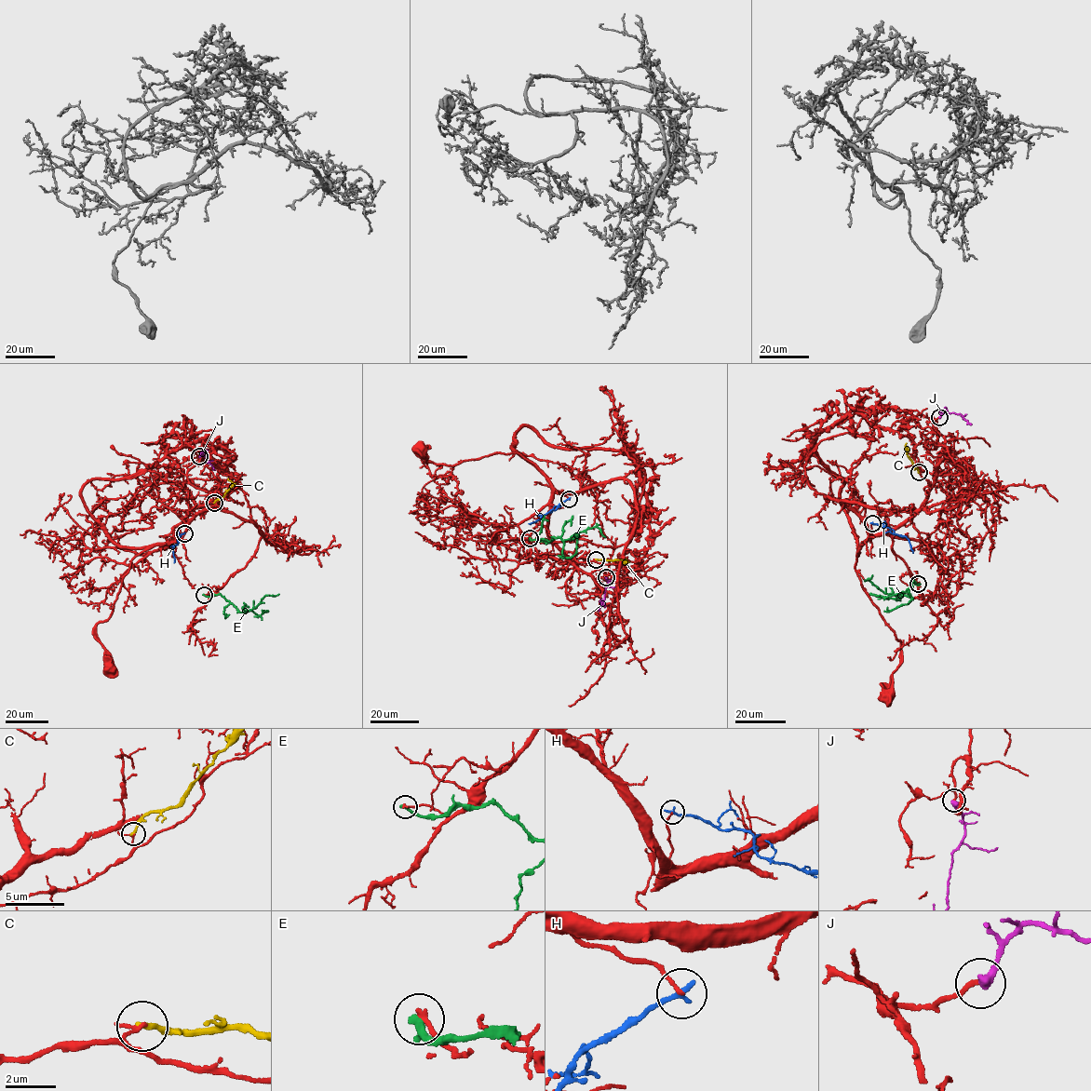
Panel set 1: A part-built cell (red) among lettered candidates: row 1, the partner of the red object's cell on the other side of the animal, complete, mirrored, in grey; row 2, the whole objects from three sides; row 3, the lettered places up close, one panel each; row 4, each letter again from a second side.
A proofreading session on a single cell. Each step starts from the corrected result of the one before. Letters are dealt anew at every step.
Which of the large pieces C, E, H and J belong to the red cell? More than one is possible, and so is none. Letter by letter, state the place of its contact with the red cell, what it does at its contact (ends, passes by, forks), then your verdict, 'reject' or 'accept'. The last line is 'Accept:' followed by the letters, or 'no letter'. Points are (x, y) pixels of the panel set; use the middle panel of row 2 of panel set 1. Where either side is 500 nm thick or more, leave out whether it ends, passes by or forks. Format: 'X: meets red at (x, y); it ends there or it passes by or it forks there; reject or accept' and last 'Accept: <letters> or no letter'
C: meets red at (596, 559); it ends there; reject
E: meets red at (530, 538); it ends there; reject
H: meets red at (569, 499); it ends there; reject
J: meets red at (606, 577); it ends there; accept
Accept: J

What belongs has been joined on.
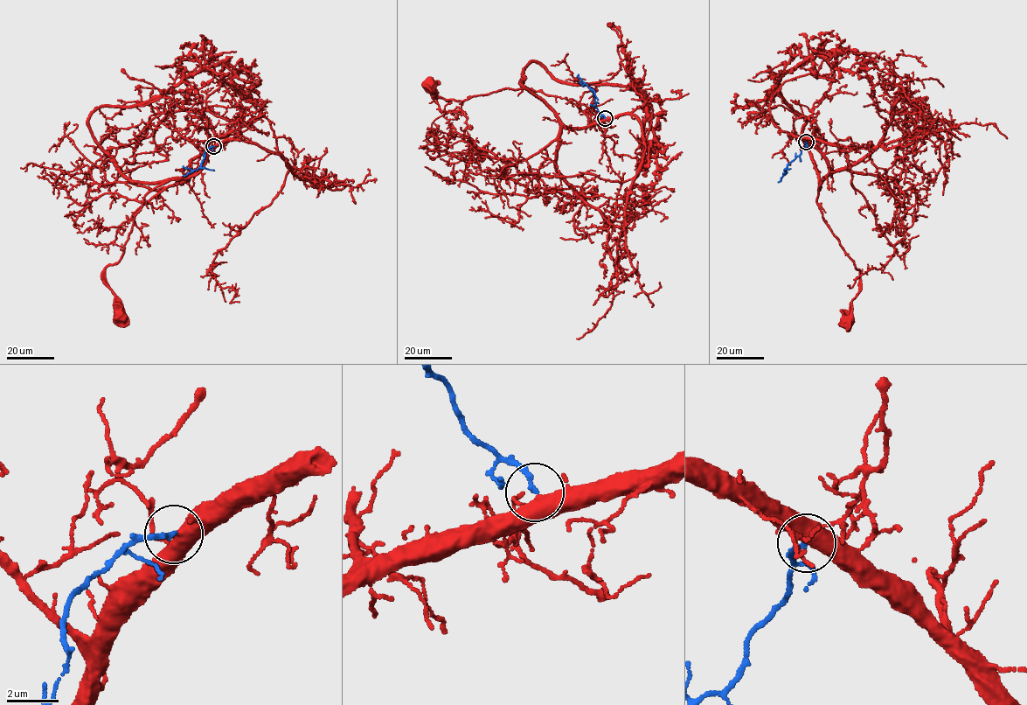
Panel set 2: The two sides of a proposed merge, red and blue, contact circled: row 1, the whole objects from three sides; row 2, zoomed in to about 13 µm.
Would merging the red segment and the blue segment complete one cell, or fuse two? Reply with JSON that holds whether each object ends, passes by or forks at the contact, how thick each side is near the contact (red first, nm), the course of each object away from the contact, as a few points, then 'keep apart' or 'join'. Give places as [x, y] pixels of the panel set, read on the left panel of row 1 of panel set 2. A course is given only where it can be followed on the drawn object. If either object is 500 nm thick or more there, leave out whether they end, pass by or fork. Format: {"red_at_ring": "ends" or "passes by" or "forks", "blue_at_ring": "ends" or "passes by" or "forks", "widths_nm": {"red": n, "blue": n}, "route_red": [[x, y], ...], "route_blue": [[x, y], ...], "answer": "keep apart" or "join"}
{"red_at_ring": "passes by", "blue_at_ring": "ends", "widths_nm": {"red": 480, "blue": 180}, "route_red": [[214, 146], [196, 173], [174, 177], [145, 195], [121, 256], [105, 268], [105, 283], [116, 297], [121, 319]], "route_blue": [[213, 146], [206, 150], [196, 171], [183, 166]], "answer": "join"}

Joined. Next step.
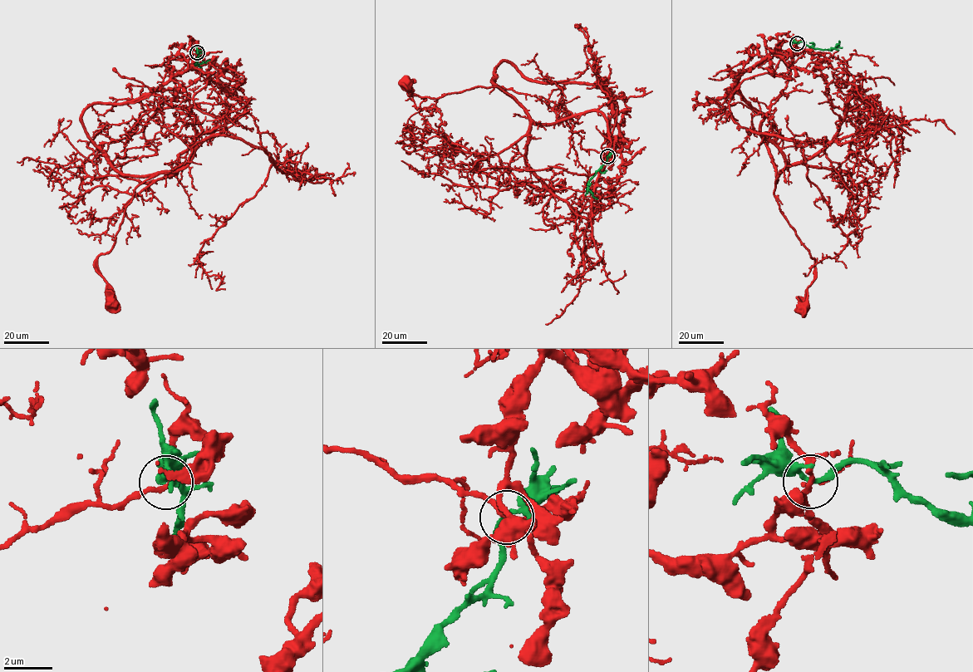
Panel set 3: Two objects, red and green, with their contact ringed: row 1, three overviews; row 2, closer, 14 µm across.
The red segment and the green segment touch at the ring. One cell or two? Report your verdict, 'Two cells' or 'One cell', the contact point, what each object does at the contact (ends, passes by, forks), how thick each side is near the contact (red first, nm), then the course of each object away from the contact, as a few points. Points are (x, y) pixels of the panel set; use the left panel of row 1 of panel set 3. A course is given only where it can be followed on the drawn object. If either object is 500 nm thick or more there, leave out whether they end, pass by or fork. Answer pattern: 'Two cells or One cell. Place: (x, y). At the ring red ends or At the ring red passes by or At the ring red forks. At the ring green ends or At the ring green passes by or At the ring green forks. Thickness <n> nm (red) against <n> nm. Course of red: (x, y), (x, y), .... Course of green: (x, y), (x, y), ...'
Two cells. Place: (197, 52). At the ring red passes by. At the ring green forks. Thickness 220 nm (red) against 180 nm. Course of red: (197, 53), (168, 57), (160, 90), (164, 125), (190, 159), (135, 188), (113, 246), (97, 257), (112, 306). Course of green: (197, 52), (195, 64), (209, 60)

